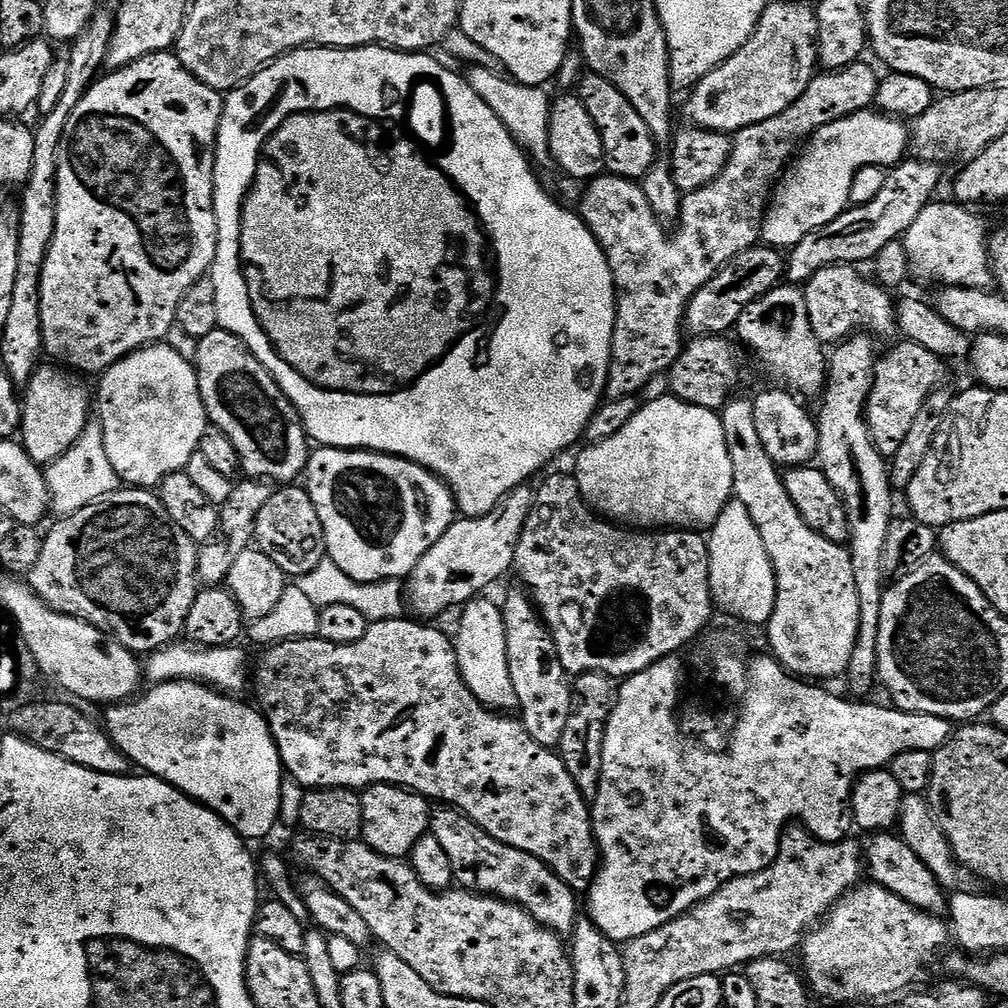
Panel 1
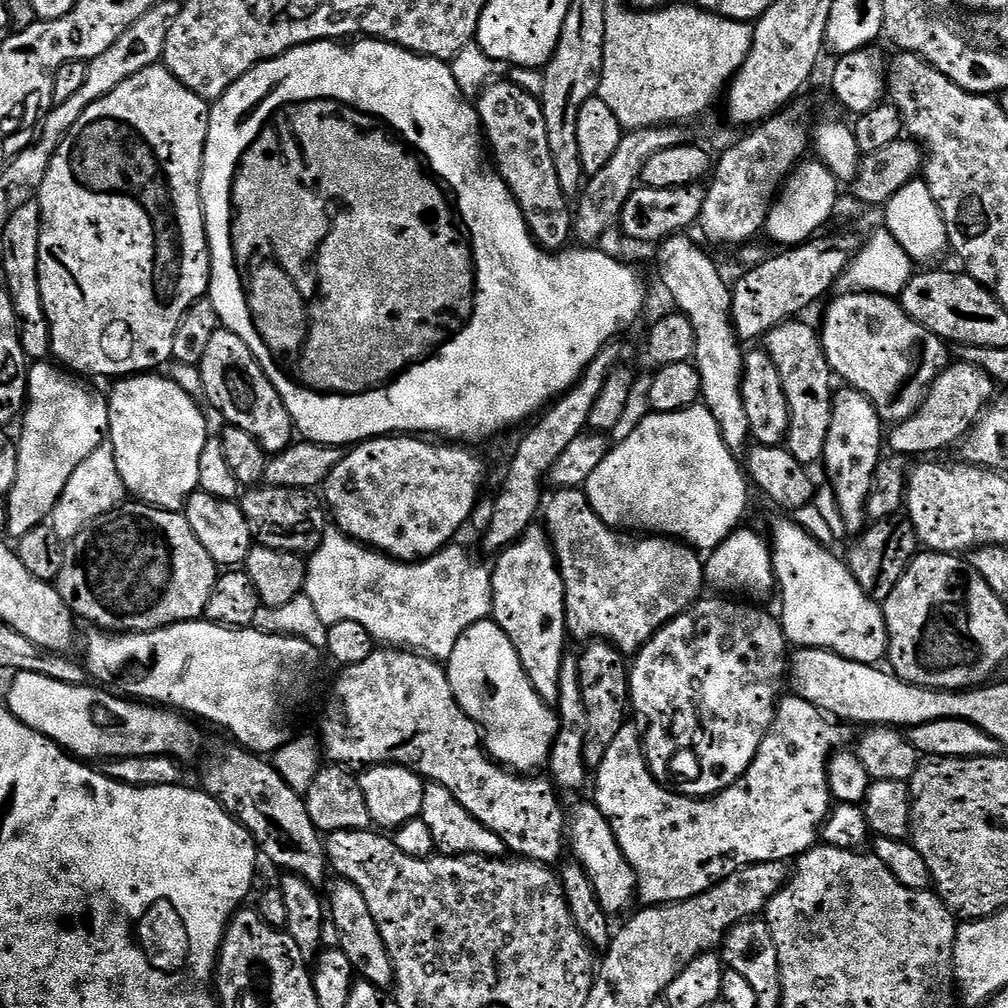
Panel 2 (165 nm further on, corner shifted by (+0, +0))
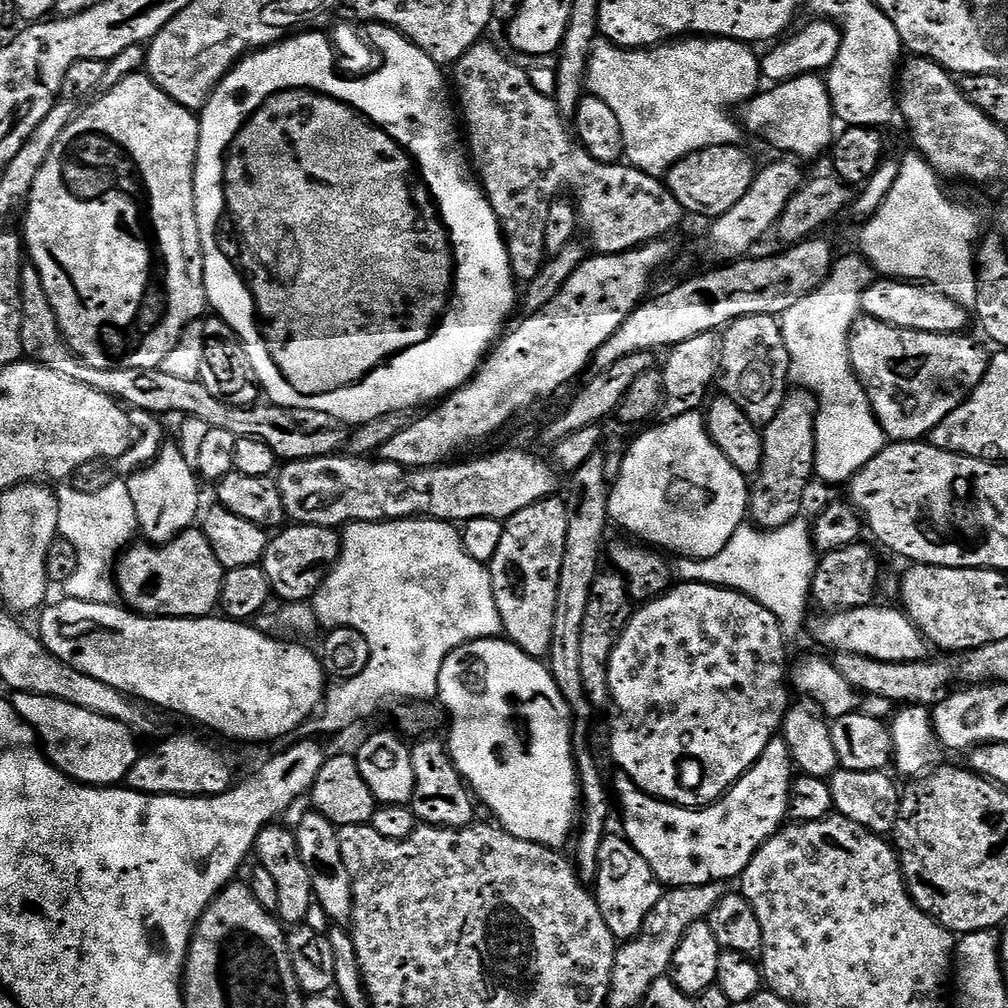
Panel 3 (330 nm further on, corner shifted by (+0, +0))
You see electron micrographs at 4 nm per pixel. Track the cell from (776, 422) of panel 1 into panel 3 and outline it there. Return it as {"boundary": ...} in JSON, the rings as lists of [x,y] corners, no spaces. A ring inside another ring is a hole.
{"boundary":[[[743,316],[723,329],[718,388],[757,426],[769,424],[790,391],[792,363],[775,316]]]}

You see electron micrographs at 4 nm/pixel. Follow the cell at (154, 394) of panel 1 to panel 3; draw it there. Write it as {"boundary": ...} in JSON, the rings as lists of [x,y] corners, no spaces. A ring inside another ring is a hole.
{"boundary":[[[165,443],[156,459],[136,470],[132,477],[127,477],[126,483],[130,490],[130,498],[134,498],[139,531],[142,536],[144,532],[143,539],[153,545],[168,544],[175,536],[180,536],[193,527],[201,515],[201,481],[175,443]]]}

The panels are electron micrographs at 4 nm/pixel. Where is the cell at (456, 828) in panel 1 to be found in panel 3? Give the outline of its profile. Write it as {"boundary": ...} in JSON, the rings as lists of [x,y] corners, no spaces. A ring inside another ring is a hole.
{"boundary":[[[443,739],[420,740],[417,744],[413,743],[411,749],[414,762],[414,794],[410,807],[417,821],[421,825],[429,824],[435,828],[468,827],[477,819],[477,805],[464,777],[452,761],[447,743]]]}

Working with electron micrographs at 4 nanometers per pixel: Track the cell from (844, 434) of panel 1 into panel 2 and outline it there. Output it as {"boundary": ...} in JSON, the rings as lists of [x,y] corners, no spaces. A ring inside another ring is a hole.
{"boundary":[[[847,386],[841,389],[832,398],[830,428],[826,434],[822,467],[832,479],[832,496],[836,499],[836,508],[840,511],[840,520],[845,530],[859,534],[869,523],[866,502],[870,498],[870,486],[882,459],[882,421],[862,393]]]}

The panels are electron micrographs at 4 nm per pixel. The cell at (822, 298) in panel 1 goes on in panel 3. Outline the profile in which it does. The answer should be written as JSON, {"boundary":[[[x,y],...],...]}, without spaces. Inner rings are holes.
{"boundary":[[[861,315],[852,325],[848,336],[848,353],[852,369],[866,390],[876,421],[882,426],[885,437],[892,442],[920,442],[925,439],[942,418],[946,418],[976,389],[988,369],[989,349],[984,349],[968,334],[926,334],[922,330],[902,330],[886,326],[874,318]]]}

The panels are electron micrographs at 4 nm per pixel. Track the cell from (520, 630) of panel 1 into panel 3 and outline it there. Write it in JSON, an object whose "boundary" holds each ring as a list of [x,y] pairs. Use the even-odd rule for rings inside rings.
{"boundary":[[[563,499],[539,500],[503,521],[502,542],[498,542],[498,550],[494,550],[490,571],[500,626],[503,635],[527,656],[544,658],[550,650],[550,638],[554,635],[554,602],[558,602],[558,574],[562,574],[562,554],[566,554],[567,521],[568,506]]]}

